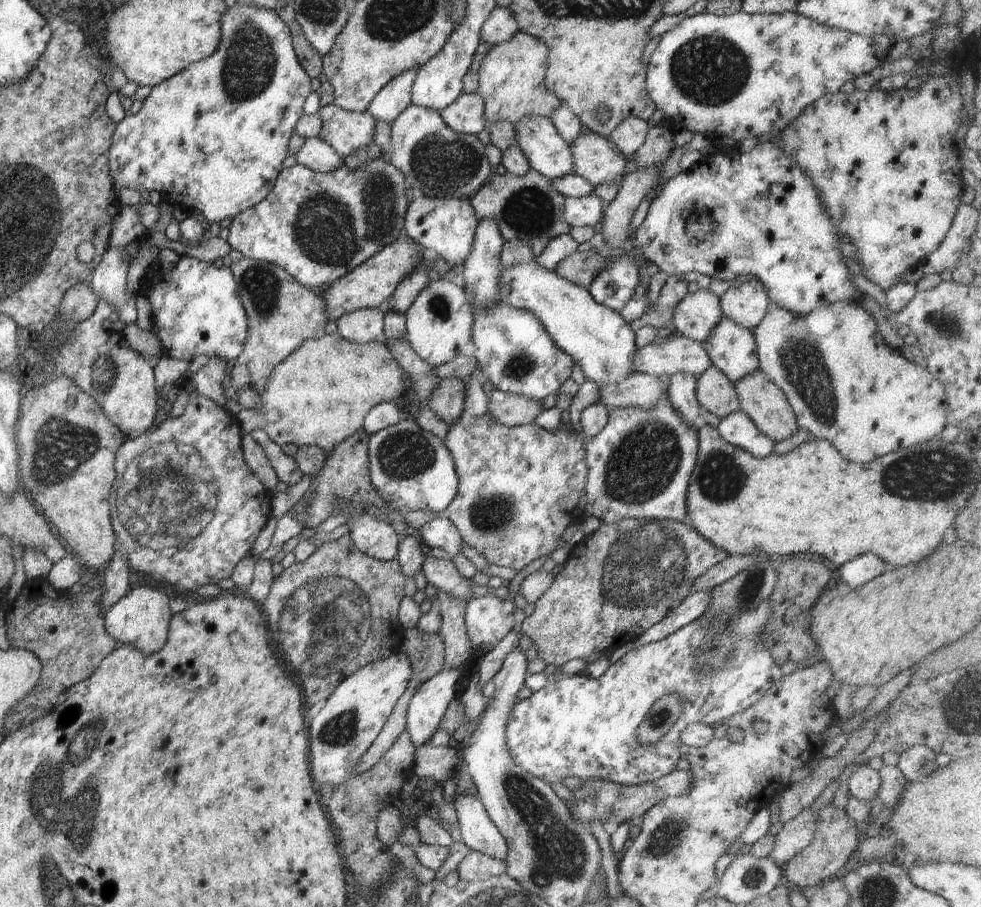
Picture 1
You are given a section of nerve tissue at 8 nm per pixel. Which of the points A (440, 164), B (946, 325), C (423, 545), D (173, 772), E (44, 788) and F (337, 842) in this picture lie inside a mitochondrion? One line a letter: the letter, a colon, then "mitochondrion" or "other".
A: mitochondrion
B: mitochondrion
C: other
D: other
E: mitochondrion
F: other

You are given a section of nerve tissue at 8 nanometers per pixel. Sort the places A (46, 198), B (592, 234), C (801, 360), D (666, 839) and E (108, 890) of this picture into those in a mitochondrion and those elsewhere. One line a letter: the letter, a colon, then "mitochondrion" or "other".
A: mitochondrion
B: other
C: mitochondrion
D: mitochondrion
E: other

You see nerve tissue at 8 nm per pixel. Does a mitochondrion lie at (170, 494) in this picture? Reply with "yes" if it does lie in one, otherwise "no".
yes

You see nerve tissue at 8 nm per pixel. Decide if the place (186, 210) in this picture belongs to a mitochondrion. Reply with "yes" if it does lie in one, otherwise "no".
no

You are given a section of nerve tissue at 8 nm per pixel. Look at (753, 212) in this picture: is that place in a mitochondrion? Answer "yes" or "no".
yes

